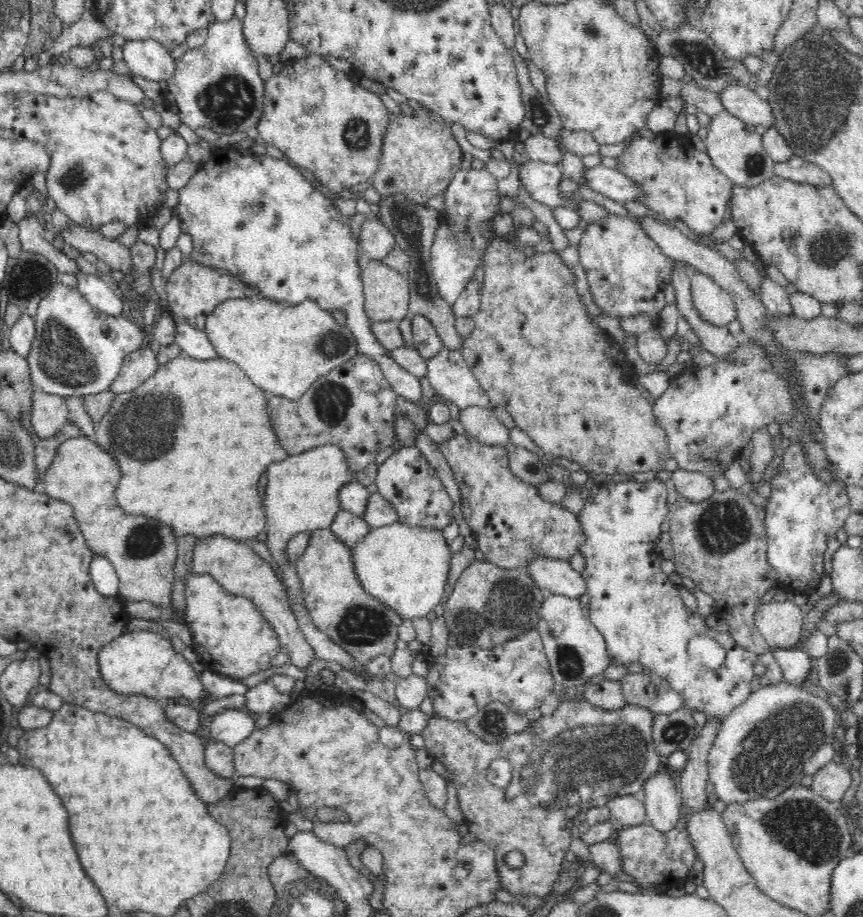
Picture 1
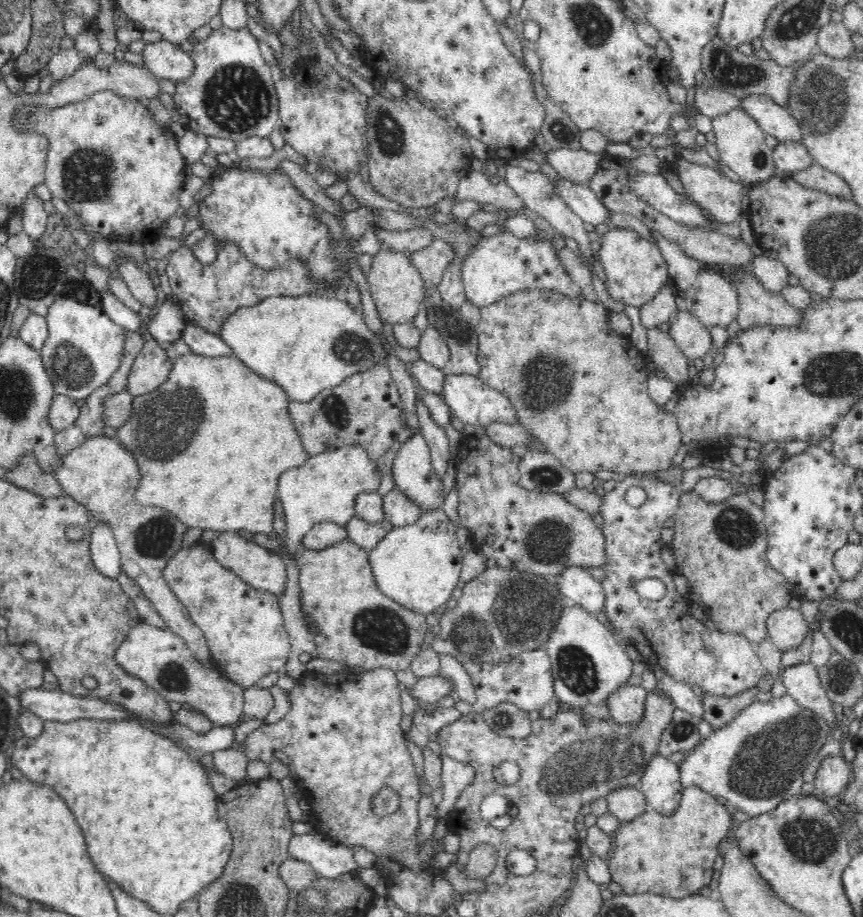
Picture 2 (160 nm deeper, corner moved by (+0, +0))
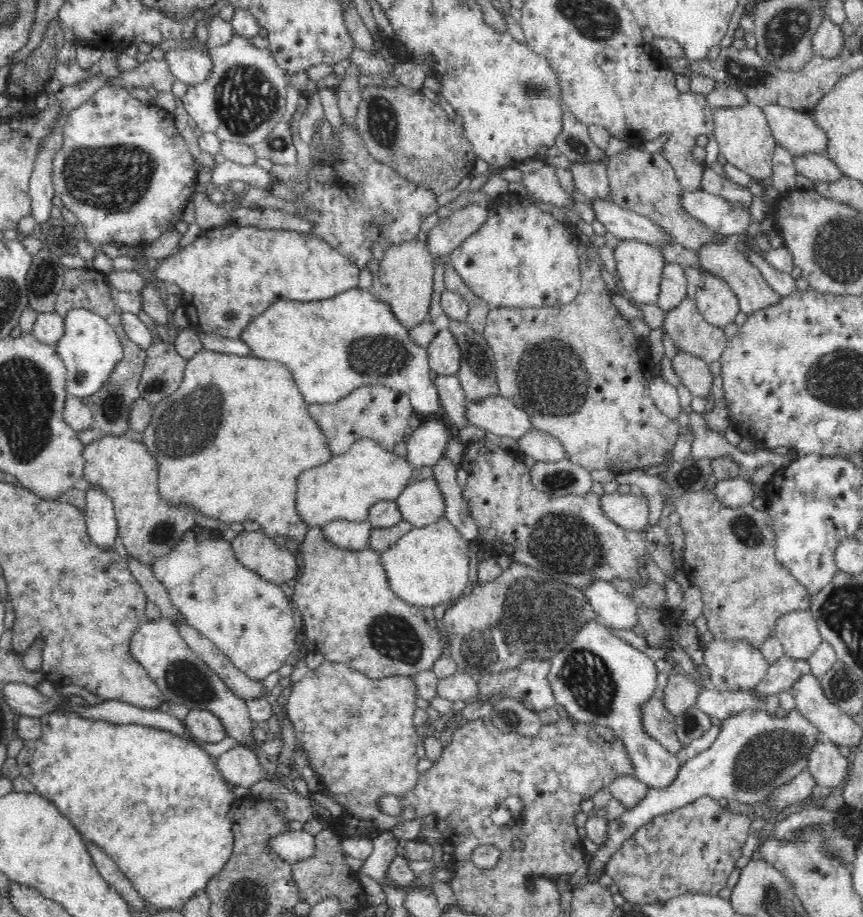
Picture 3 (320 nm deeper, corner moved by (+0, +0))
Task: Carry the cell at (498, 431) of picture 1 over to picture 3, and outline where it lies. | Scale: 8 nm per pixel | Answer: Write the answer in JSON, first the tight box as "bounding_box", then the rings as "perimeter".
{"bounding_box":[518,429,567,462],"perimeter":[[[538,429],[526,432],[518,440],[519,454],[530,455],[537,460],[545,462],[559,462],[567,459],[564,451],[554,435],[548,434]]]}

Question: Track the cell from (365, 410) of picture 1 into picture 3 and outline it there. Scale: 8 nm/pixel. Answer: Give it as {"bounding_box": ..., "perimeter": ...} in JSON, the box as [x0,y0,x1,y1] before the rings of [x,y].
{"bounding_box":[306,385,414,457],"perimeter":[[[363,385],[330,404],[307,404],[306,410],[310,418],[314,419],[315,426],[322,430],[327,448],[334,451],[333,457],[350,450],[358,439],[370,439],[386,448],[386,451],[393,450],[396,444],[405,441],[409,435],[410,418],[414,414],[408,397],[386,385]]]}

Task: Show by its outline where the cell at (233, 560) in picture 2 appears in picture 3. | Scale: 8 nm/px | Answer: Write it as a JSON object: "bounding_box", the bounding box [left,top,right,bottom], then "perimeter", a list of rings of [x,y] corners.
{"bounding_box":[229,528,299,585],"perimeter":[[[262,528],[252,532],[242,531],[229,542],[238,562],[266,582],[281,585],[286,580],[296,579],[299,558],[288,549],[278,546]]]}

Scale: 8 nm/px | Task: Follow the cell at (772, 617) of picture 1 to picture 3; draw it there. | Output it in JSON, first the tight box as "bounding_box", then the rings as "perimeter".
{"bounding_box":[774,609,822,660],"perimeter":[[[798,609],[778,617],[774,635],[778,637],[784,656],[808,660],[822,638],[818,623],[810,610]]]}

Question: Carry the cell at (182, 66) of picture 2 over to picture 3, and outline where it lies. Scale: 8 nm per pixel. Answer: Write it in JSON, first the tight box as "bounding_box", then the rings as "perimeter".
{"bounding_box":[163,48,211,85],"perimeter":[[[174,48],[165,53],[163,62],[166,62],[167,70],[170,70],[175,79],[187,85],[206,80],[211,60],[207,58],[204,50]]]}

